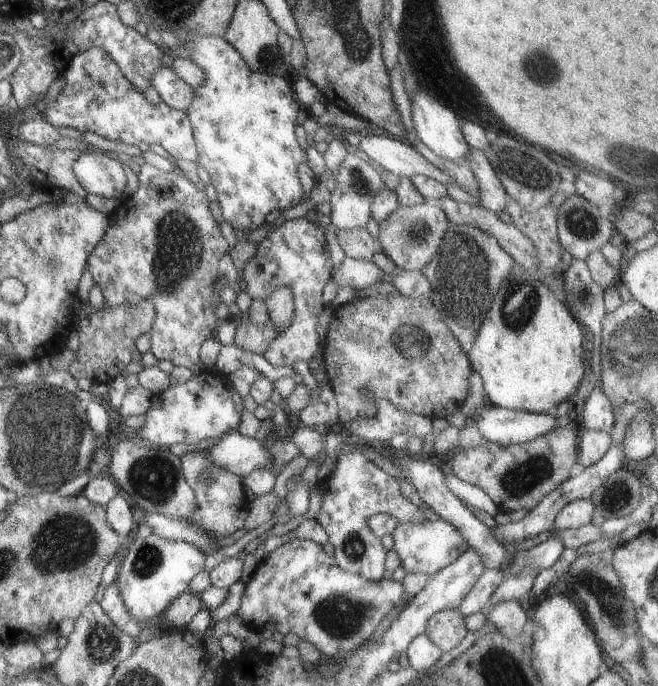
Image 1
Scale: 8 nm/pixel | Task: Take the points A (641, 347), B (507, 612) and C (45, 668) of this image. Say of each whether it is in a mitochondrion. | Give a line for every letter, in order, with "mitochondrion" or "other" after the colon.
A: mitochondrion
B: other
C: other

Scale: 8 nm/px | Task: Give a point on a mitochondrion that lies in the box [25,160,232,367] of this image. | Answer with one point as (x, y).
(177, 248)

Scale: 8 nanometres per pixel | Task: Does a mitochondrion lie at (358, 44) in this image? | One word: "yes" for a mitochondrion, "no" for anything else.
yes

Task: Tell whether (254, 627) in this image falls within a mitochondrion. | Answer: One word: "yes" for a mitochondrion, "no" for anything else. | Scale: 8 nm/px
no

